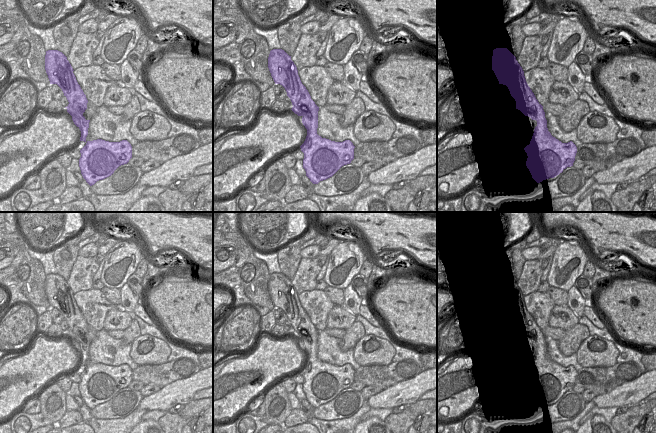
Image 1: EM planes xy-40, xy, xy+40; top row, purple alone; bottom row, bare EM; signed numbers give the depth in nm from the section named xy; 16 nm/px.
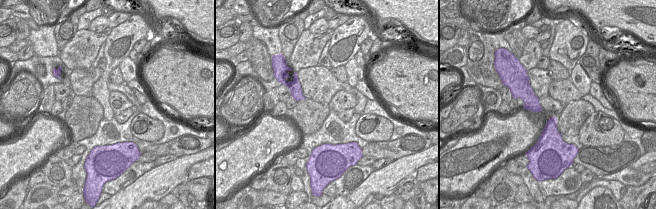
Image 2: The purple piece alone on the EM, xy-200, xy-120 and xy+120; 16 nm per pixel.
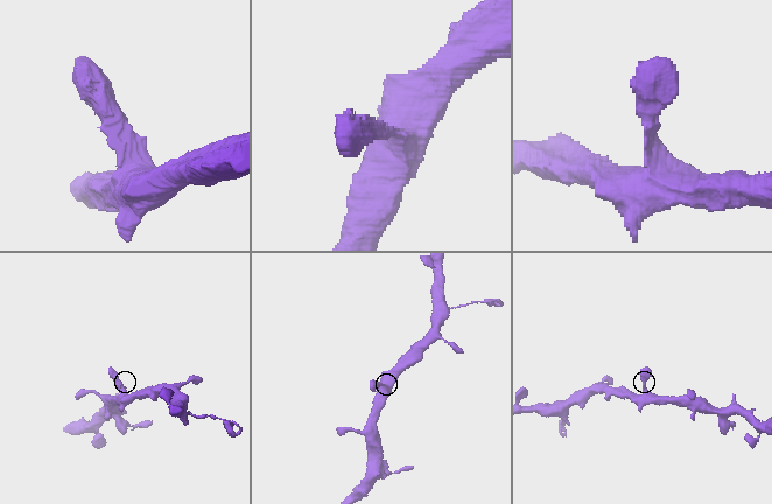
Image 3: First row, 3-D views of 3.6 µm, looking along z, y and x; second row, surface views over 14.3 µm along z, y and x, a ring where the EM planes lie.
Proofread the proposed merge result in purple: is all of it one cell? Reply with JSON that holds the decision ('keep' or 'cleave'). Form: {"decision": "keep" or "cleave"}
{"decision": "keep"}

